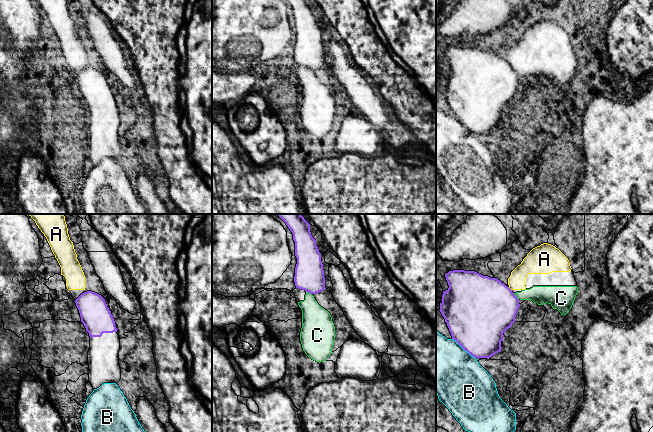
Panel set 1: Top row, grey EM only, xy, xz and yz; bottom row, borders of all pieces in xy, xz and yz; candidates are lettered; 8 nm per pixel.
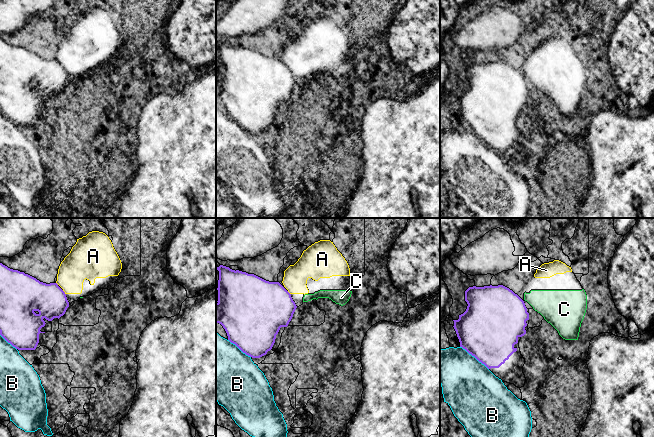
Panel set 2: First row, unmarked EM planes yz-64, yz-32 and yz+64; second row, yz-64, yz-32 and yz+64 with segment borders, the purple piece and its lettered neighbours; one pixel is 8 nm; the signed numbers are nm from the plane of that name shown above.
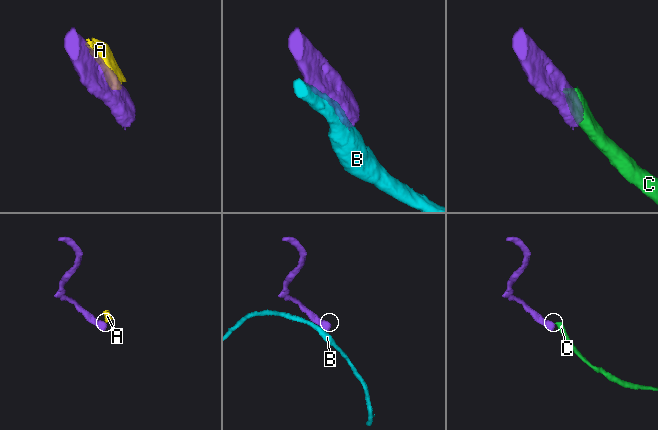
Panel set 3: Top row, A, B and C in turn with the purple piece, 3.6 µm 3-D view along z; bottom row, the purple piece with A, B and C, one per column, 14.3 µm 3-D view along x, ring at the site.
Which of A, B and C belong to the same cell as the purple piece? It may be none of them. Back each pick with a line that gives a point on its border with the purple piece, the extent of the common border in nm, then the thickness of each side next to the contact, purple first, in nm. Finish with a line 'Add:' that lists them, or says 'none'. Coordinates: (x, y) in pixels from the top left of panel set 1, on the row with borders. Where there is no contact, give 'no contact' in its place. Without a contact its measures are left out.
Add: none

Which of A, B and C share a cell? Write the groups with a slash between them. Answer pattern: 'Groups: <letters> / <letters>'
Groups: A C / B

